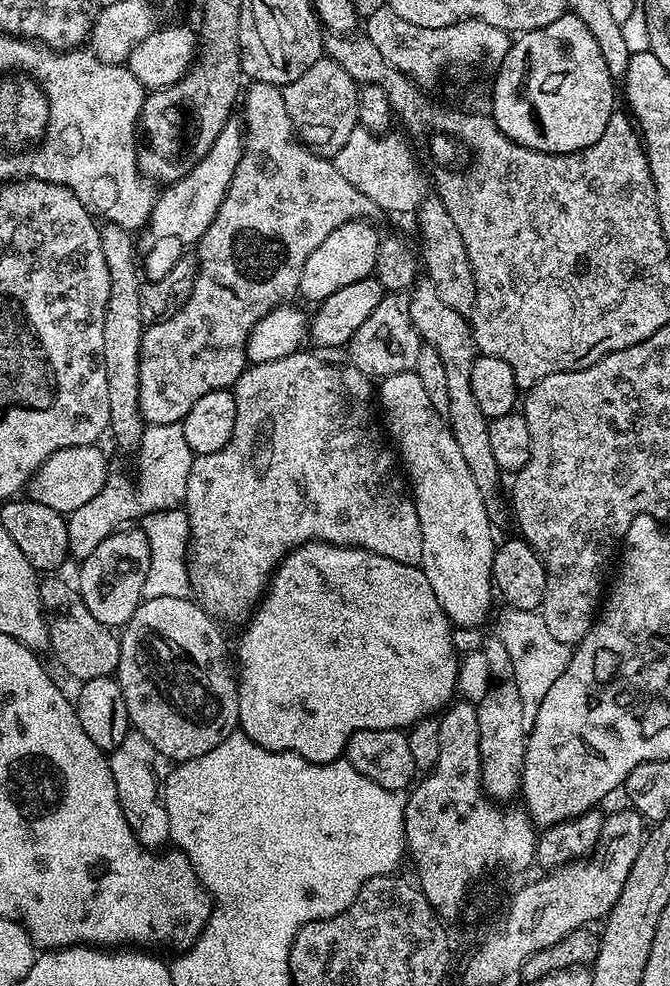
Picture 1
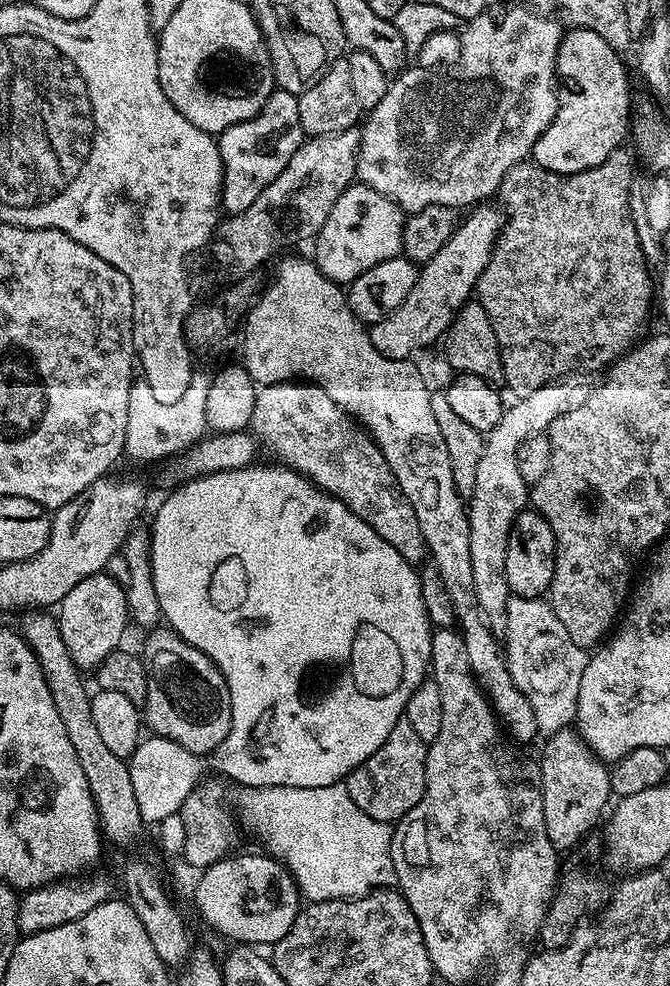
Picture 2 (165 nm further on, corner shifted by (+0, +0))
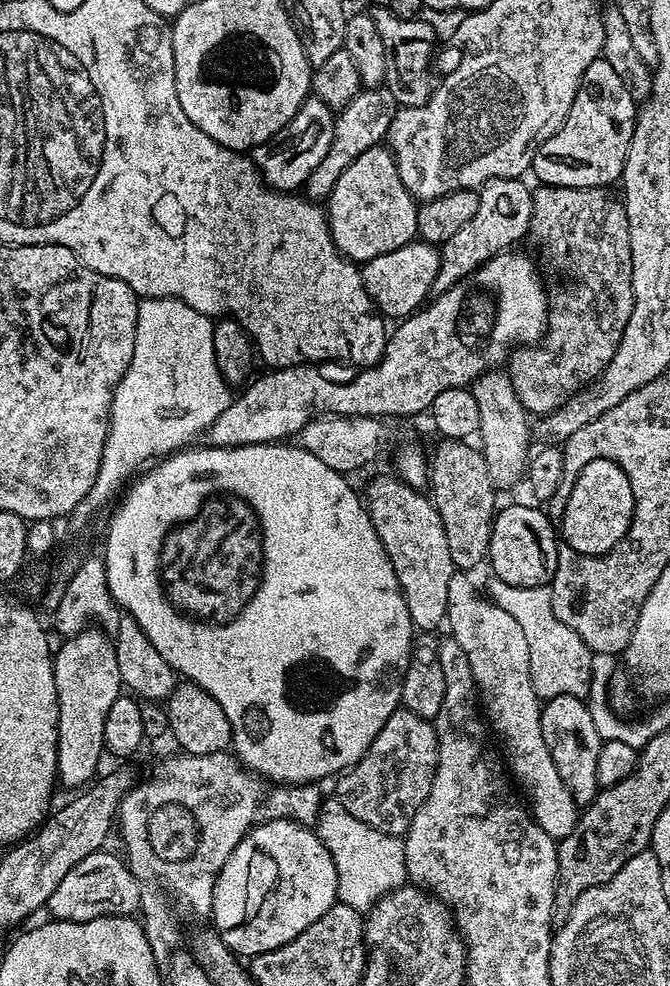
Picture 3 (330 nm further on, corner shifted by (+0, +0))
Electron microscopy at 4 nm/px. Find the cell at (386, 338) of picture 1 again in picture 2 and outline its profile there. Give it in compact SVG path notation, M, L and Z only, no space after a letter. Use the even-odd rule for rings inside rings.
M484 202L473 207L467 213L469 216L457 223L446 246L442 246L442 250L438 250L438 254L434 254L434 258L430 258L430 262L426 262L417 271L414 286L410 294L406 294L402 306L382 318L382 322L368 328L370 342L374 342L374 350L378 350L378 354L388 360L407 360L447 333L460 307L475 293L478 278L482 270L486 270L496 239L504 228L503 211L496 206L491 208L490 205Z

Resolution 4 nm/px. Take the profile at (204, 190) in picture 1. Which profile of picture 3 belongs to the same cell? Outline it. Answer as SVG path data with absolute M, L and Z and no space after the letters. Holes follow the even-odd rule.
M309 95L304 104L266 142L262 142L256 148L251 149L250 159L257 168L262 170L262 179L270 188L277 192L295 193L303 189L304 184L314 174L318 162L326 158L326 150L330 150L330 142L334 140L334 126L336 125L337 113L326 102L322 102L314 95Z

